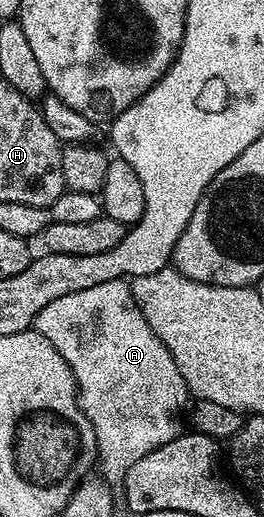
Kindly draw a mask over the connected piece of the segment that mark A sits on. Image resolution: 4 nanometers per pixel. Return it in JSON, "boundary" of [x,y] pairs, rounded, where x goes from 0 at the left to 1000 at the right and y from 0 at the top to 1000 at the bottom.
{"boundary":[[[485,542],[360,547],[360,555],[330,555],[330,563],[284,563],[269,571],[239,571],[239,578],[205,578],[201,584],[178,586],[178,594],[163,594],[163,602],[148,602],[148,609],[125,619],[121,634],[136,636],[148,648],[163,648],[163,656],[193,662],[208,679],[223,679],[223,687],[239,687],[254,710],[269,710],[277,729],[292,737],[292,774],[303,776],[307,793],[330,803],[330,810],[360,834],[375,907],[383,899],[375,915],[394,928],[417,934],[470,932],[481,911],[496,903],[511,903],[511,896],[527,896],[527,888],[542,888],[542,880],[572,880],[572,872],[587,872],[587,865],[617,865],[617,857],[648,857],[648,849],[686,843],[693,836],[686,797],[697,795],[701,781],[708,781],[708,791],[723,776],[716,750],[693,725],[678,725],[678,710],[663,710],[663,694],[648,687],[648,679],[633,679],[633,671],[602,656],[602,648],[587,648],[587,640],[572,640],[572,625],[557,625],[557,617],[542,617],[542,602],[527,602],[527,594],[511,586]]]}

